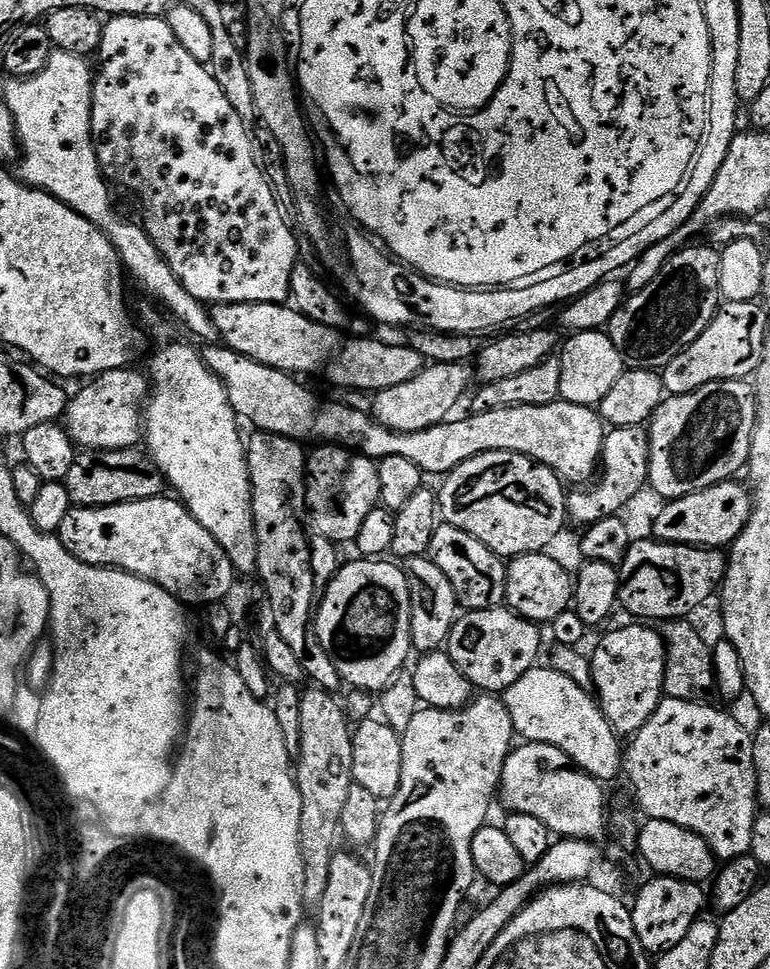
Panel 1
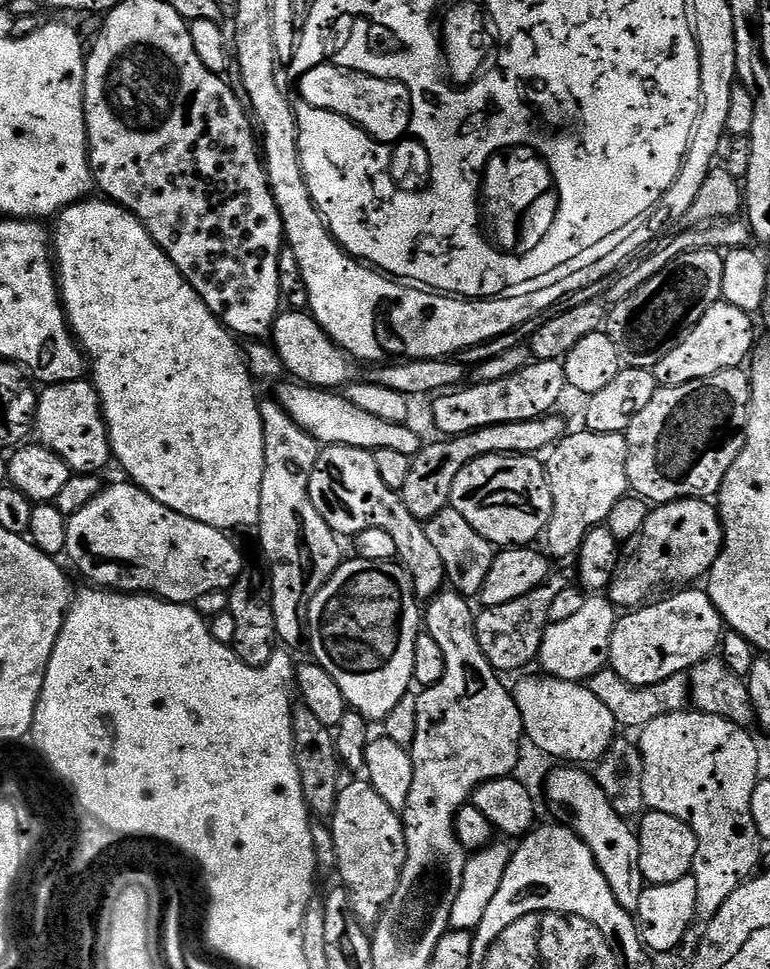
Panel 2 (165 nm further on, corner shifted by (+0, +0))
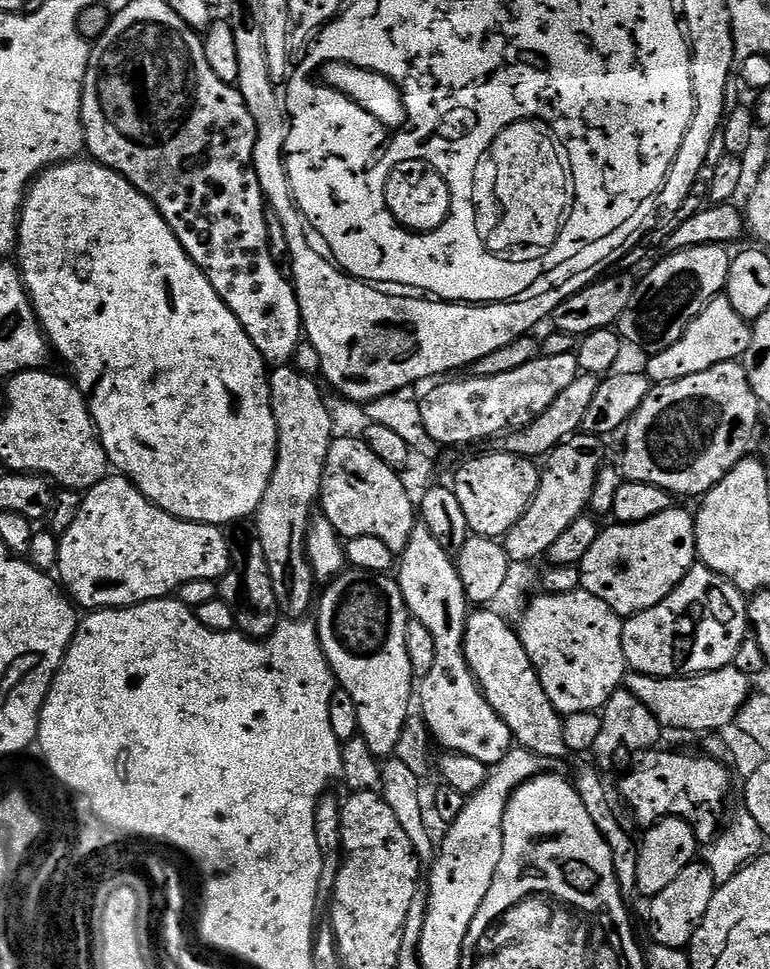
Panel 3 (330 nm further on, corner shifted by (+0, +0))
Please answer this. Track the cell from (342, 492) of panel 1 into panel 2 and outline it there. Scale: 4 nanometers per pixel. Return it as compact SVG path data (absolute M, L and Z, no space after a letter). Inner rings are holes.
M337 444L325 447L310 474L308 489L314 510L318 510L332 531L341 537L352 538L357 532L371 528L386 530L386 534L394 538L396 549L403 550L398 556L399 563L421 601L431 600L445 587L446 577L442 558L438 558L438 550L434 550L430 538L422 535L421 521L416 520L410 510L406 510L400 493L390 490L390 486L382 482L371 452ZM404 548L408 552L404 552Z

